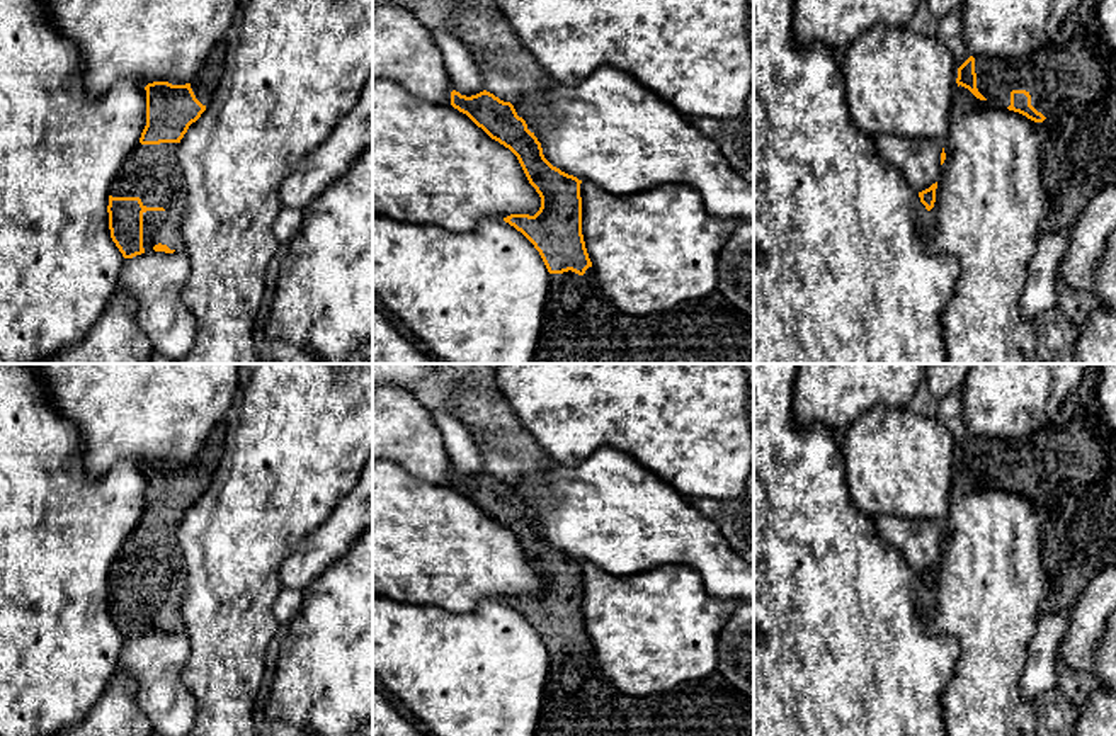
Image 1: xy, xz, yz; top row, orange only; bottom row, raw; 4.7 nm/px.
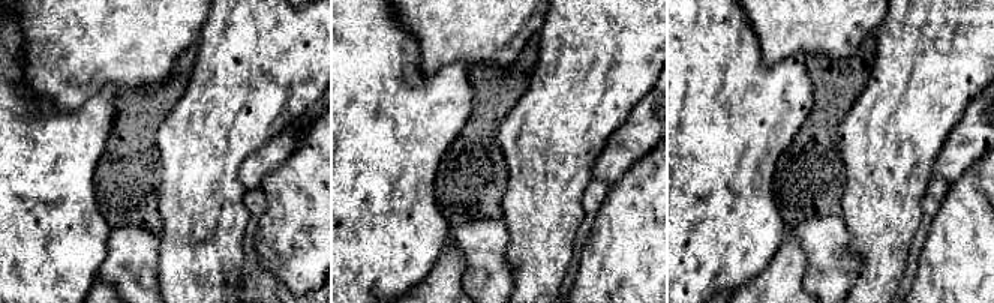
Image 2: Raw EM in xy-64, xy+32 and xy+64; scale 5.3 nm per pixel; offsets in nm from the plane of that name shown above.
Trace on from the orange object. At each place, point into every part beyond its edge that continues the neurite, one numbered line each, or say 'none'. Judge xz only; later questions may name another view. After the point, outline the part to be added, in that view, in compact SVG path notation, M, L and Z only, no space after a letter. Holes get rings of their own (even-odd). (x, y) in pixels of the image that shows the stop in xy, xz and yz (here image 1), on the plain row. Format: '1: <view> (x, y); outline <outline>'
1: xz (579, 699); outline M594 648L584 656L568 651L549 654L549 678L534 736L754 736L754 699L738 692L718 671L662 694L624 694L602 671Z

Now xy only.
1: xy (152, 553); outline M179 524L141 525L128 537L111 566L112 578L140 578L143 586L143 629L155 626L184 631L180 603L187 575L177 539Z

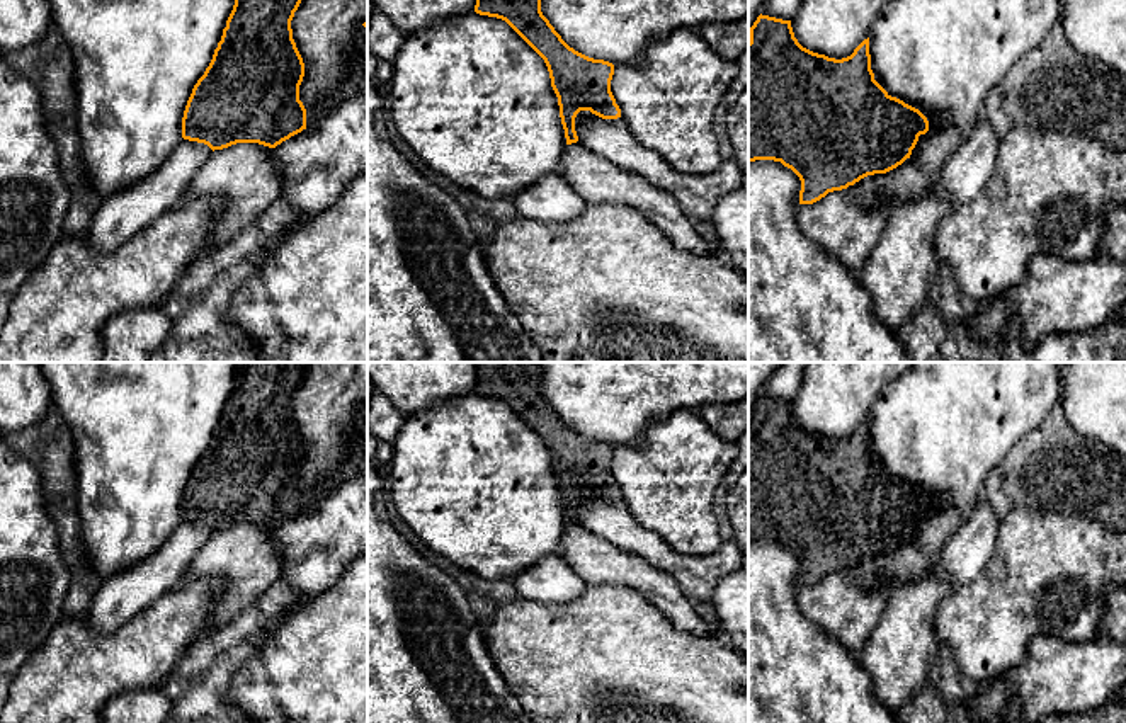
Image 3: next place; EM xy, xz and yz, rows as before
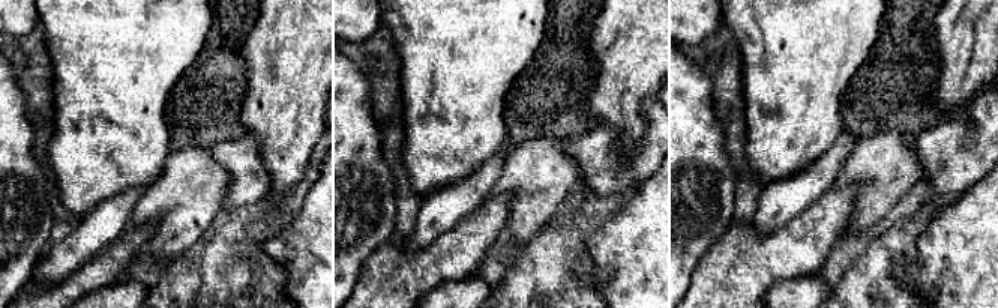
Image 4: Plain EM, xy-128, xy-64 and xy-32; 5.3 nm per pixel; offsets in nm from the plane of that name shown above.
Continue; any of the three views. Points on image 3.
1: xy (354, 463); outline M364 407L354 415L349 454L323 483L306 490L306 509L316 507L328 492L359 475L367 475L367 408Z

